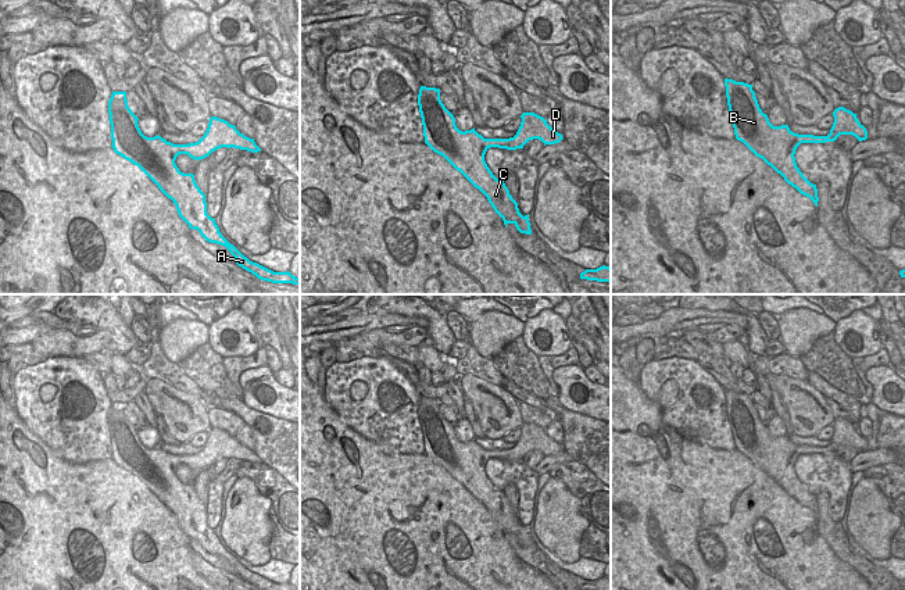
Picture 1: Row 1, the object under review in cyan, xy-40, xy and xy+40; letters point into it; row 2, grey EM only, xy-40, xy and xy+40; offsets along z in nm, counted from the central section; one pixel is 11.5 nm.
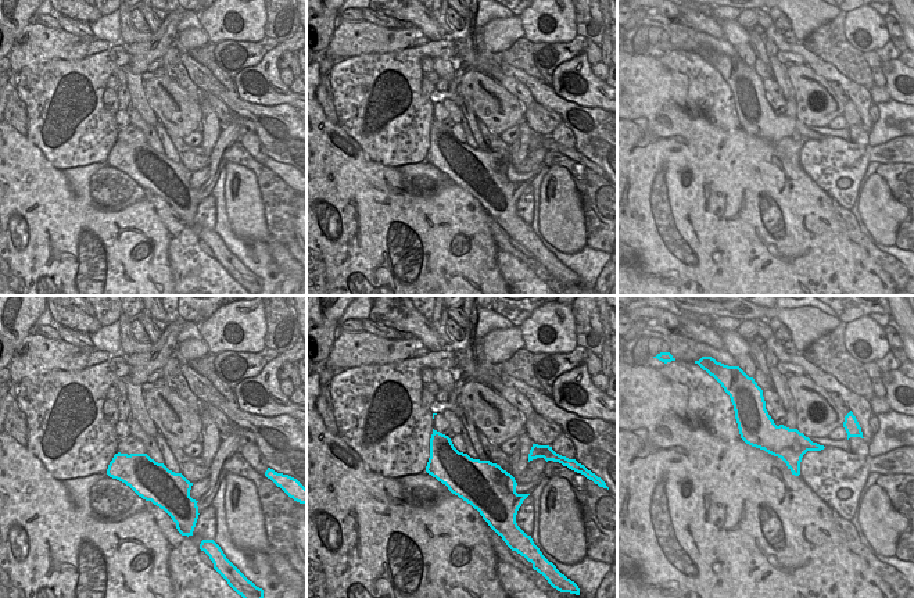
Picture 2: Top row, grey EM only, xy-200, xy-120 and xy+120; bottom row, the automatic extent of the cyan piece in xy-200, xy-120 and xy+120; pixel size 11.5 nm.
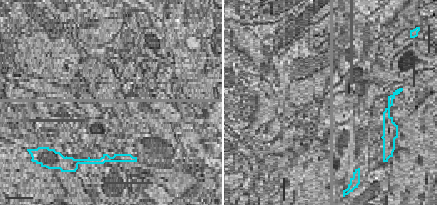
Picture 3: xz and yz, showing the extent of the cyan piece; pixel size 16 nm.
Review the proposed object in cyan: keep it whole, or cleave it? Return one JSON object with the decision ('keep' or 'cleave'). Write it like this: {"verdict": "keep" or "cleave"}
{"verdict": "keep"}

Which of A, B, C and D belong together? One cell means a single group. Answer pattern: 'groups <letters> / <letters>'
groups A B C D

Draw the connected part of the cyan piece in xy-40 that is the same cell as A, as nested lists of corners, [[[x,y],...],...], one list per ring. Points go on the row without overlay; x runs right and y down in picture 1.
[[[112,403],[108,412],[112,460],[117,465],[137,476],[158,500],[174,512],[179,528],[190,540],[197,540],[210,554],[225,557],[236,575],[258,590],[300,590],[287,583],[273,583],[244,568],[219,543],[215,530],[207,525],[205,505],[193,484],[183,484],[175,475],[179,465],[203,471],[221,458],[235,458],[258,464],[261,460],[240,444],[228,432],[211,428],[204,447],[189,455],[174,455],[161,447],[147,448],[142,444],[139,429],[128,418],[126,403]]]

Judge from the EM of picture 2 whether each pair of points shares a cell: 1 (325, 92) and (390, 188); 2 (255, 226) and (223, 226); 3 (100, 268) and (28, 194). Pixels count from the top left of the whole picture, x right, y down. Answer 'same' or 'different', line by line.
1: different
2: different
3: same

